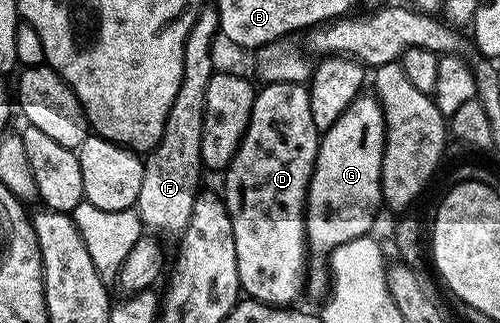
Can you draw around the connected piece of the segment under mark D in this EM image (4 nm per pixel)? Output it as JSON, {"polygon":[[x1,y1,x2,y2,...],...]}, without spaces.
{"polygon":[[267,82,255,93,252,116,238,150,224,171,224,197,236,240,236,272,241,293,269,306,293,307,306,288,306,193,318,159,320,131,312,121,310,91,301,82]]}

